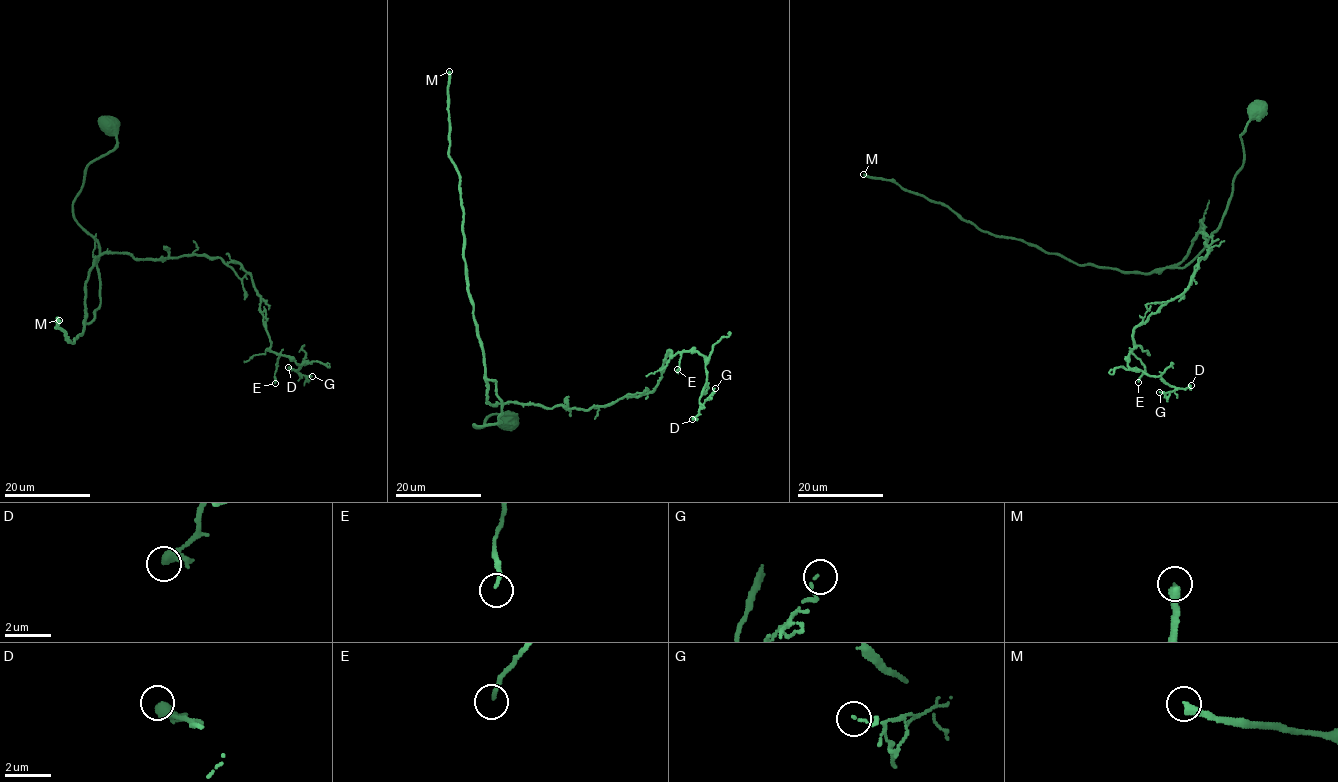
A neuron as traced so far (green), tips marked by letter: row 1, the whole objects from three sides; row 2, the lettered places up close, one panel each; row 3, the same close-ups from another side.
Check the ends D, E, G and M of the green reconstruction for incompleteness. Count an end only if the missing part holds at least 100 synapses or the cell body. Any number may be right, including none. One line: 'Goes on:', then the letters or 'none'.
Goes on: M

